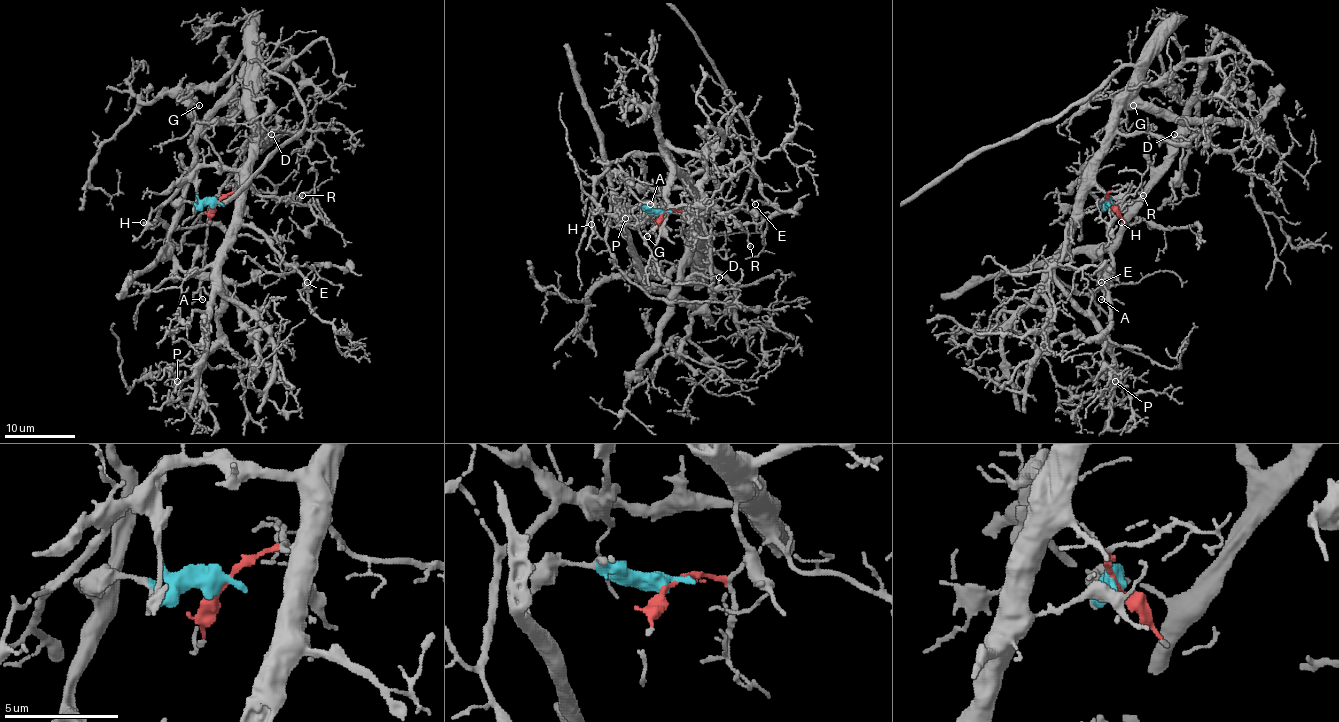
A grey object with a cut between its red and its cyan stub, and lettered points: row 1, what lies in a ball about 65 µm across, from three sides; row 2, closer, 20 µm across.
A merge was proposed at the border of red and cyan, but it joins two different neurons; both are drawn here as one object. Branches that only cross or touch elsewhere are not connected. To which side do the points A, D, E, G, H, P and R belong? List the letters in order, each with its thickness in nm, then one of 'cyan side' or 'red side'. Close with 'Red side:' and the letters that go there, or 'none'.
A: calibre 140 nm; cyan side
D: calibre 110 nm; red side
E: calibre 110 nm; red side
G: calibre 100 nm; red side
H: calibre 420 nm; red side
P: calibre 110 nm; red side
R: calibre 100 nm; red side
Red side: D, E, G, H, P, R

